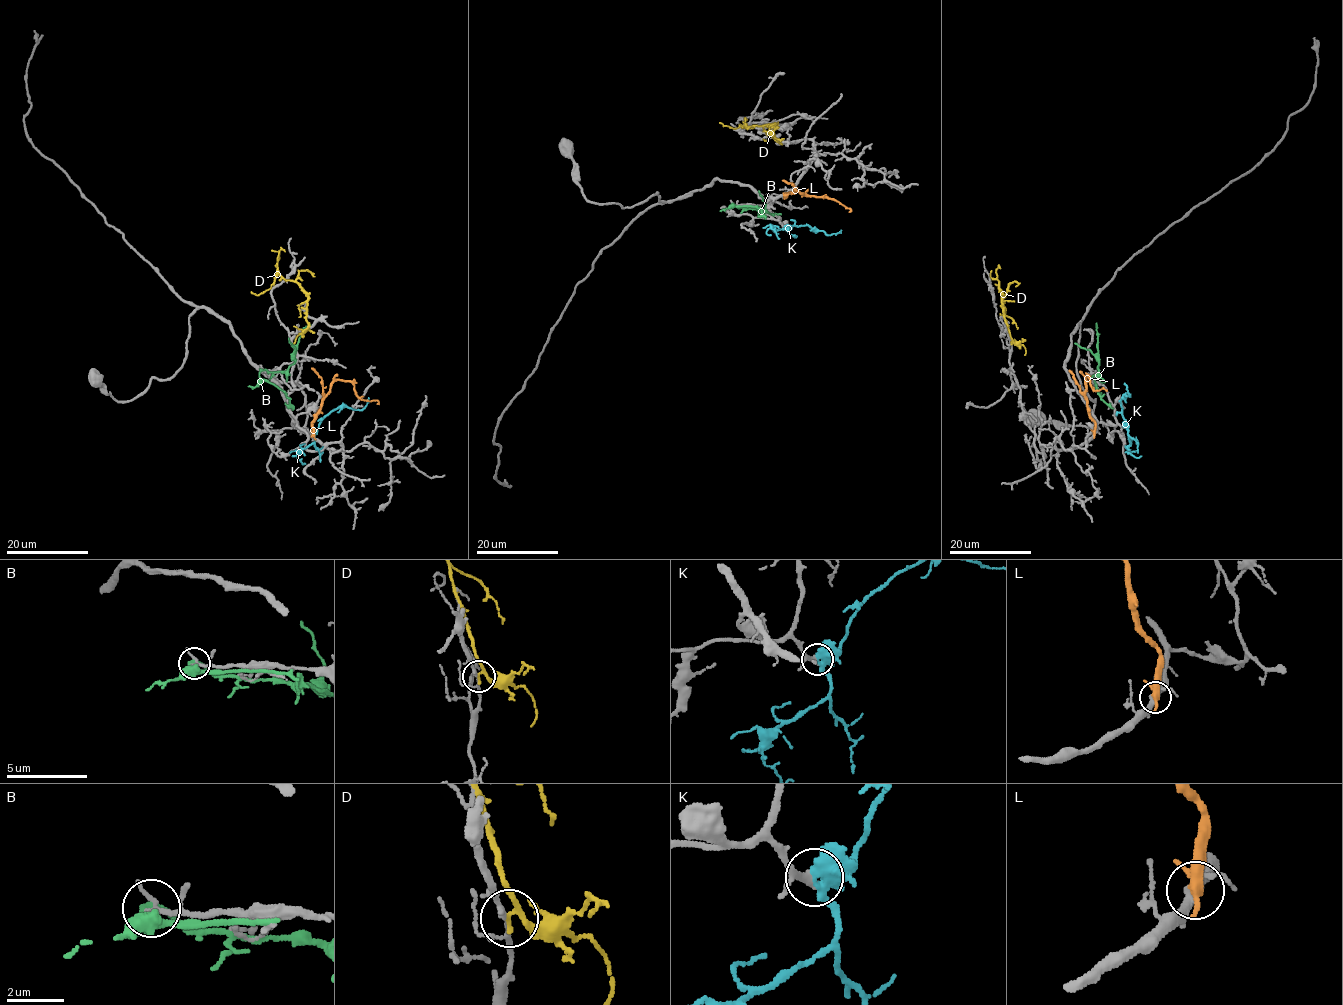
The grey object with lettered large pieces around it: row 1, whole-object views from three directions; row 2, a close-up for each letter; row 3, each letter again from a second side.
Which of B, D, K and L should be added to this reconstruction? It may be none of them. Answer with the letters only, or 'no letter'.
K

